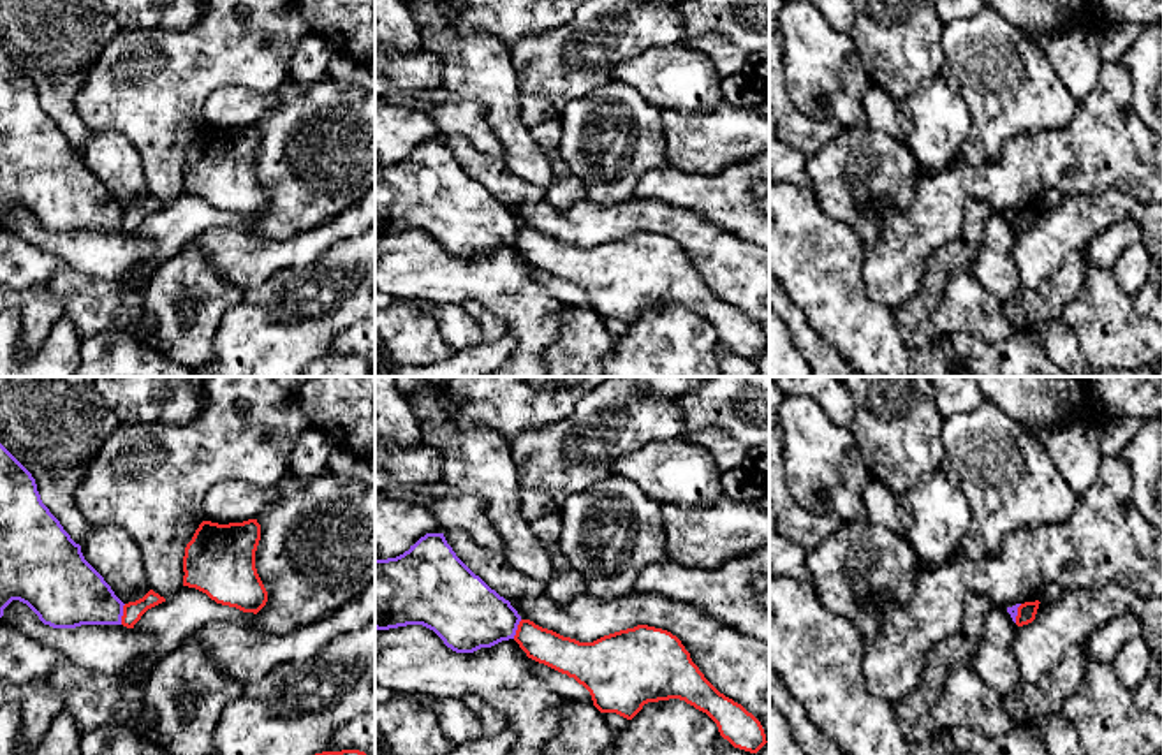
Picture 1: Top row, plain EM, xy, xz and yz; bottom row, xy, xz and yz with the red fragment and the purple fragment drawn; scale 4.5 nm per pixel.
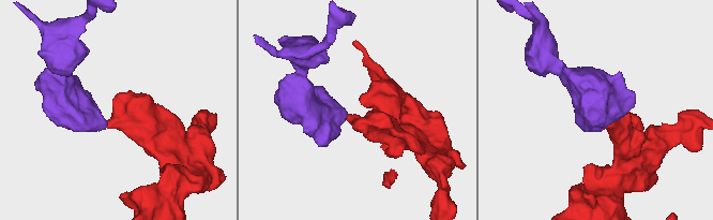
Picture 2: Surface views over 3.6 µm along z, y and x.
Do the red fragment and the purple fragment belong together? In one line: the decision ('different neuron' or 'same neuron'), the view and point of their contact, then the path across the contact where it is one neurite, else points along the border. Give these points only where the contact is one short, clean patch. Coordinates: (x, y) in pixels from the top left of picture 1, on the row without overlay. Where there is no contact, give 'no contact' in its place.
different neuron; contact xy (124, 220); border xy (125, 210), (120, 229)

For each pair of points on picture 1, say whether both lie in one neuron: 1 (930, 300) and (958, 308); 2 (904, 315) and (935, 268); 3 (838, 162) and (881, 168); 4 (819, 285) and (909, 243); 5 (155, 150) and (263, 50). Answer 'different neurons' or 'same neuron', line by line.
1: different neurons
2: same neuron
3: same neuron
4: different neurons
5: same neuron

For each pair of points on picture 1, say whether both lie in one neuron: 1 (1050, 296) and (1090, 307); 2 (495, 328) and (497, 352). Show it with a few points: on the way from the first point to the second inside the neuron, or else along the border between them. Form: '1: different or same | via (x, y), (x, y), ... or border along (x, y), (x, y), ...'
1: different | border along (1087, 268), (1078, 293), (1060, 314)
2: different | border along (507, 331), (485, 344)

